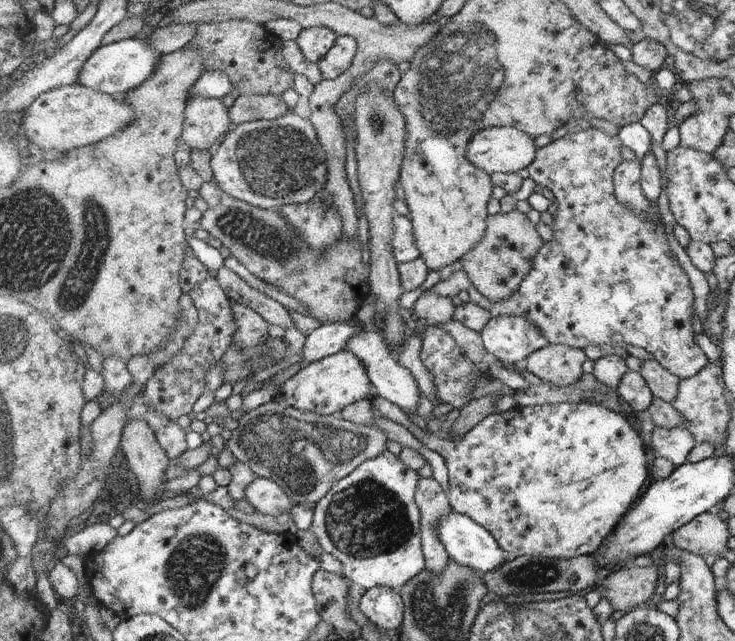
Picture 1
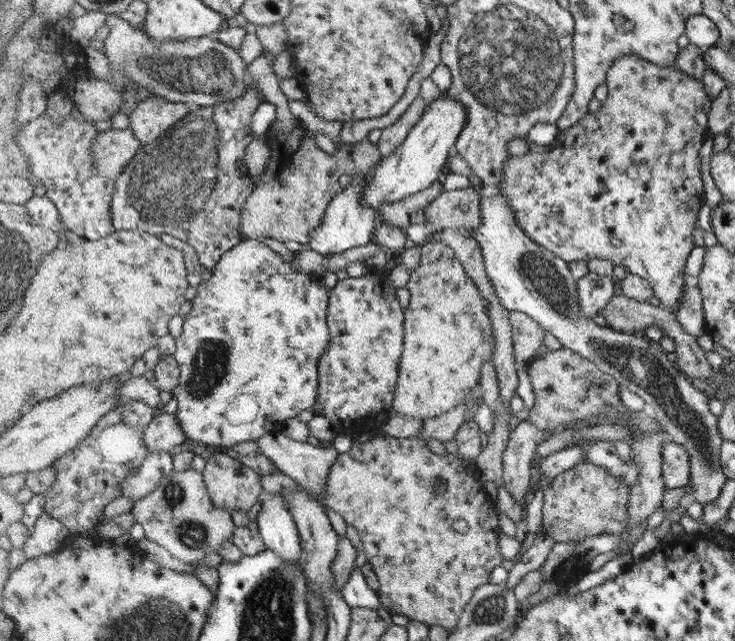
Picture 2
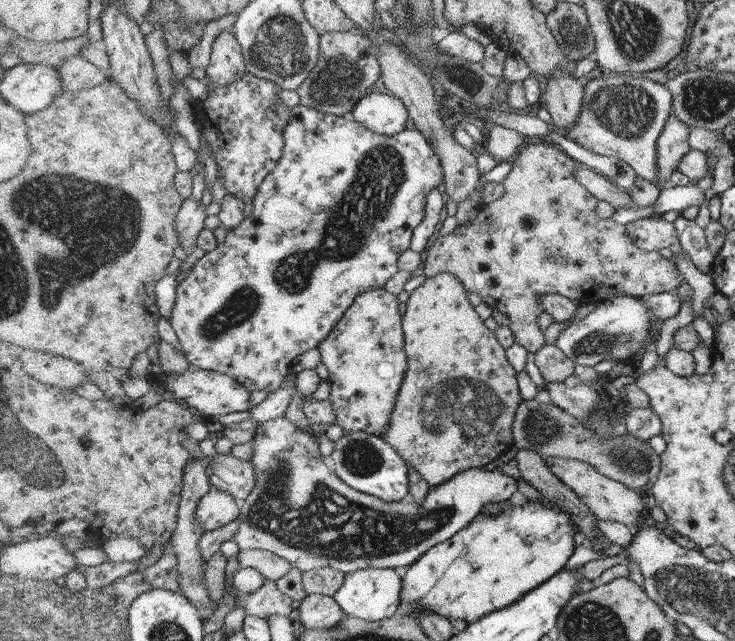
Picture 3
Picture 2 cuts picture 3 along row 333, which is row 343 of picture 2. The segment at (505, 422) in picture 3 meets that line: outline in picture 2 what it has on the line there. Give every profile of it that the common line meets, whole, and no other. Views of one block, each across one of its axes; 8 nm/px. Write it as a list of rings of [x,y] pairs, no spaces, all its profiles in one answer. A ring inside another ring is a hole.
[[[430,238],[421,246],[420,264],[410,274],[407,288],[410,306],[406,310],[405,352],[402,355],[402,380],[397,380],[398,400],[391,415],[412,415],[422,421],[444,414],[464,401],[470,390],[478,387],[480,367],[494,356],[493,327],[481,292],[457,260],[452,248]]]

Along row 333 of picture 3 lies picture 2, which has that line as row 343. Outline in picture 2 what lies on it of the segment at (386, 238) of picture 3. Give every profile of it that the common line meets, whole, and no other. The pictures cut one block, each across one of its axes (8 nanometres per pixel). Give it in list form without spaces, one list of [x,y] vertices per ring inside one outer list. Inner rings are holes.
[[[244,238],[237,246],[222,254],[222,261],[214,271],[212,277],[205,281],[198,289],[192,311],[185,317],[185,327],[182,336],[177,337],[177,350],[174,353],[180,368],[182,368],[181,382],[174,395],[179,400],[180,423],[188,438],[198,441],[202,446],[219,446],[225,450],[236,443],[255,441],[262,438],[262,432],[270,432],[276,422],[297,417],[302,411],[313,410],[314,402],[320,394],[320,360],[330,346],[328,325],[328,309],[330,303],[330,289],[318,284],[317,278],[295,272],[291,266],[282,262],[274,250],[259,240]]]

